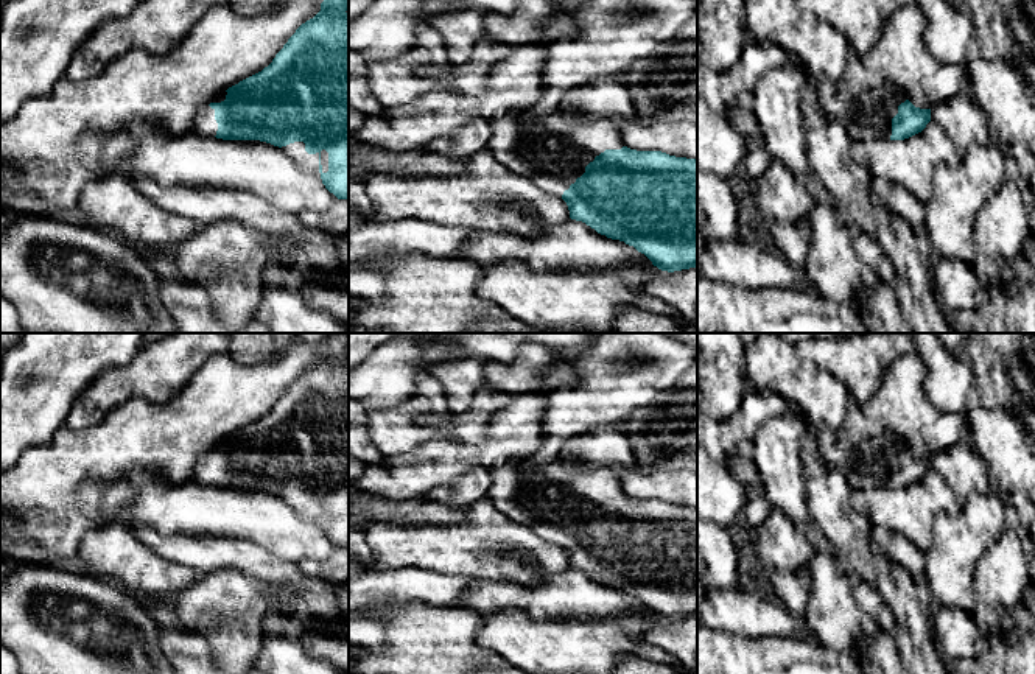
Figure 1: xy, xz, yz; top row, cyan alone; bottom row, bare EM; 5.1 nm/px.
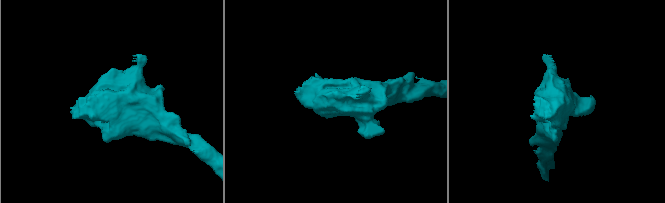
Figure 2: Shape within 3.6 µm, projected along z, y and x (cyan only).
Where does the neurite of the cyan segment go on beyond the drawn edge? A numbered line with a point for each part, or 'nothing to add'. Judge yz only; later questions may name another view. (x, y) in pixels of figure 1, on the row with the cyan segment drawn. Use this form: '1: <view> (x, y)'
1: yz (863, 101)

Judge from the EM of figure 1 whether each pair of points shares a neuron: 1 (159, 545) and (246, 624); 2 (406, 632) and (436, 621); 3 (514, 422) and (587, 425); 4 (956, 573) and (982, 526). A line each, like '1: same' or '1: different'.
1: different
2: same
3: different
4: same

